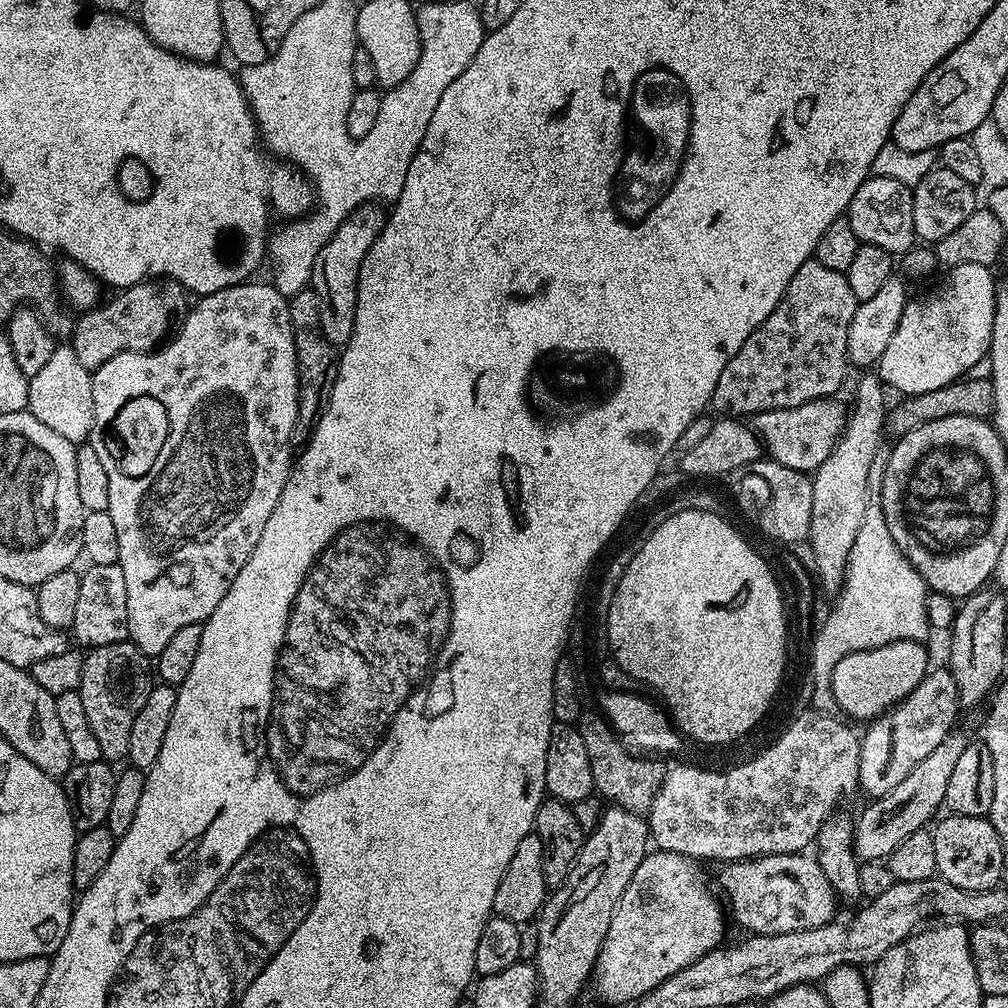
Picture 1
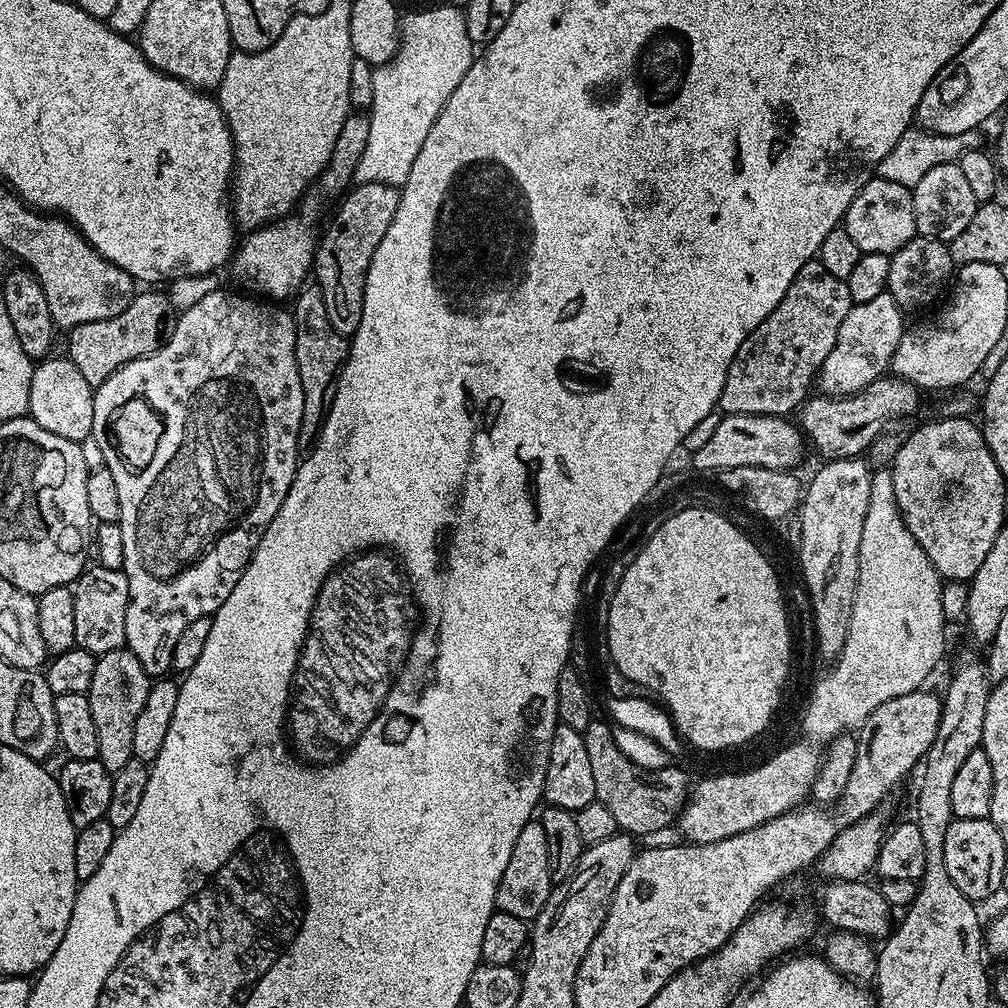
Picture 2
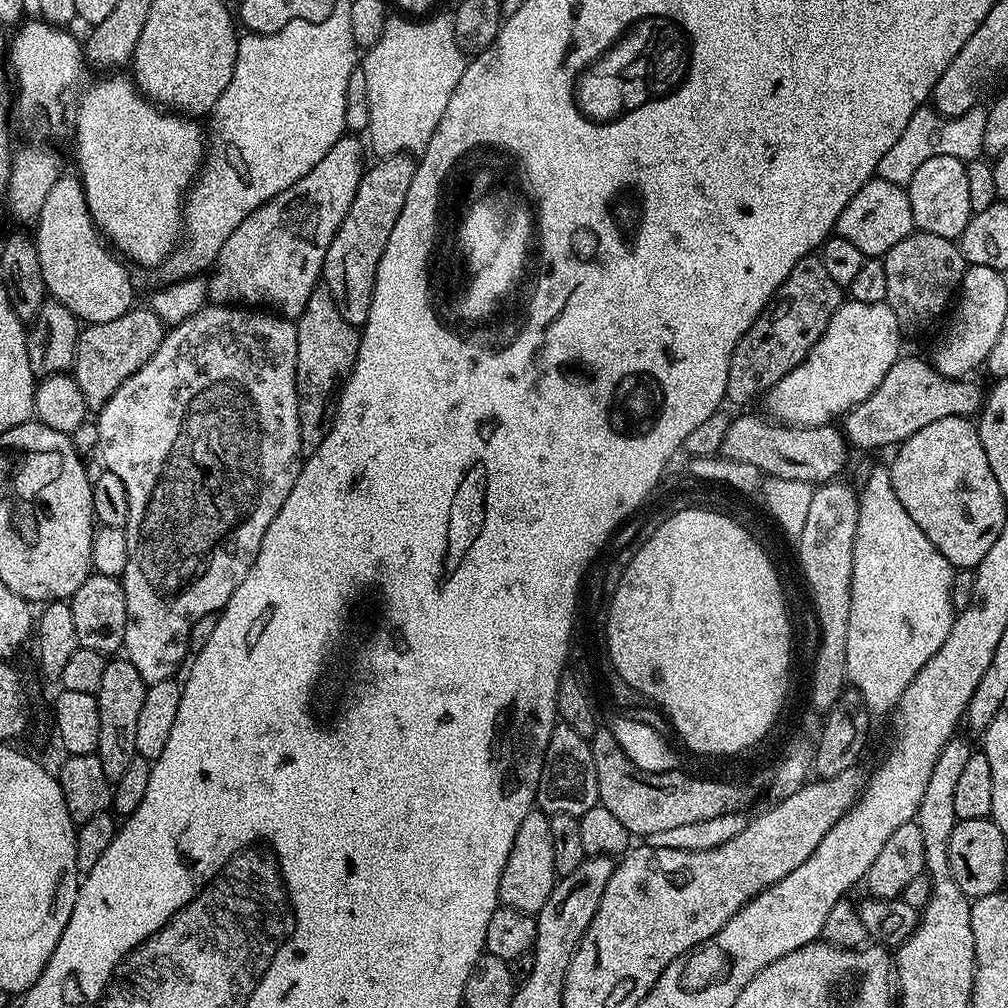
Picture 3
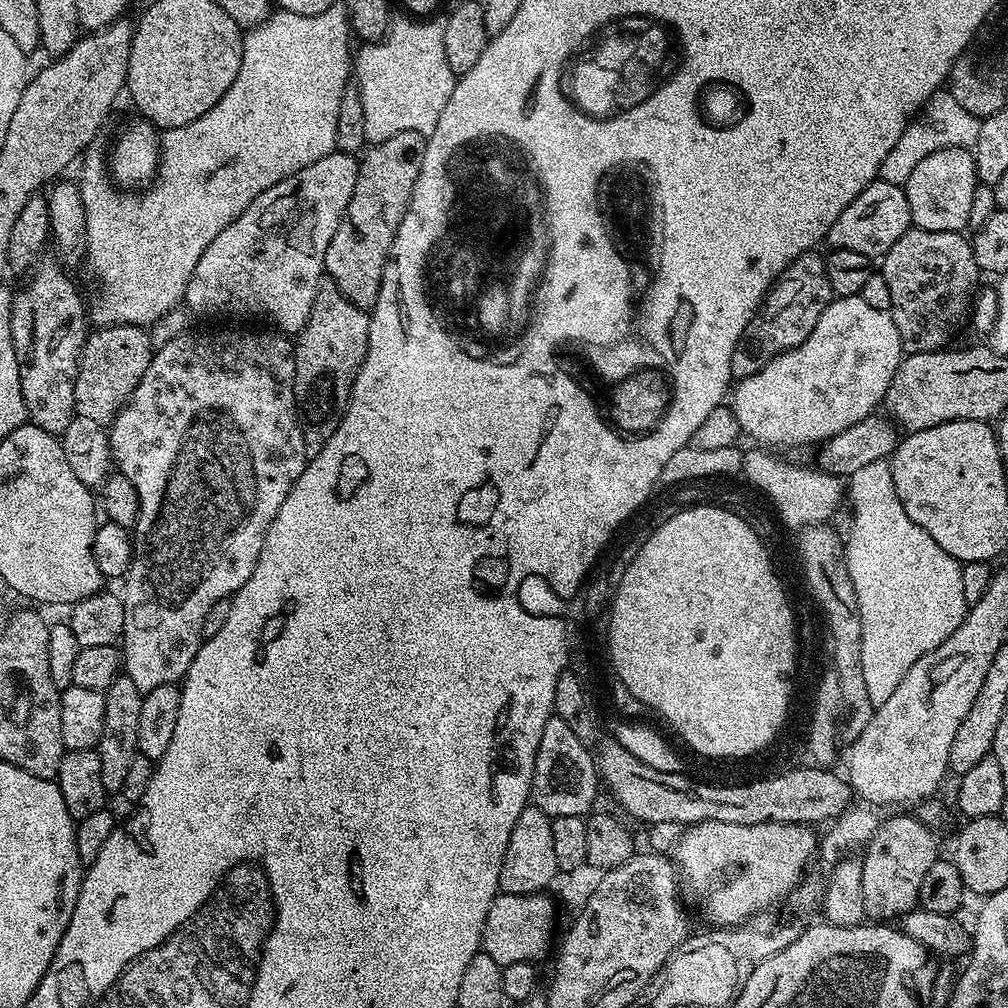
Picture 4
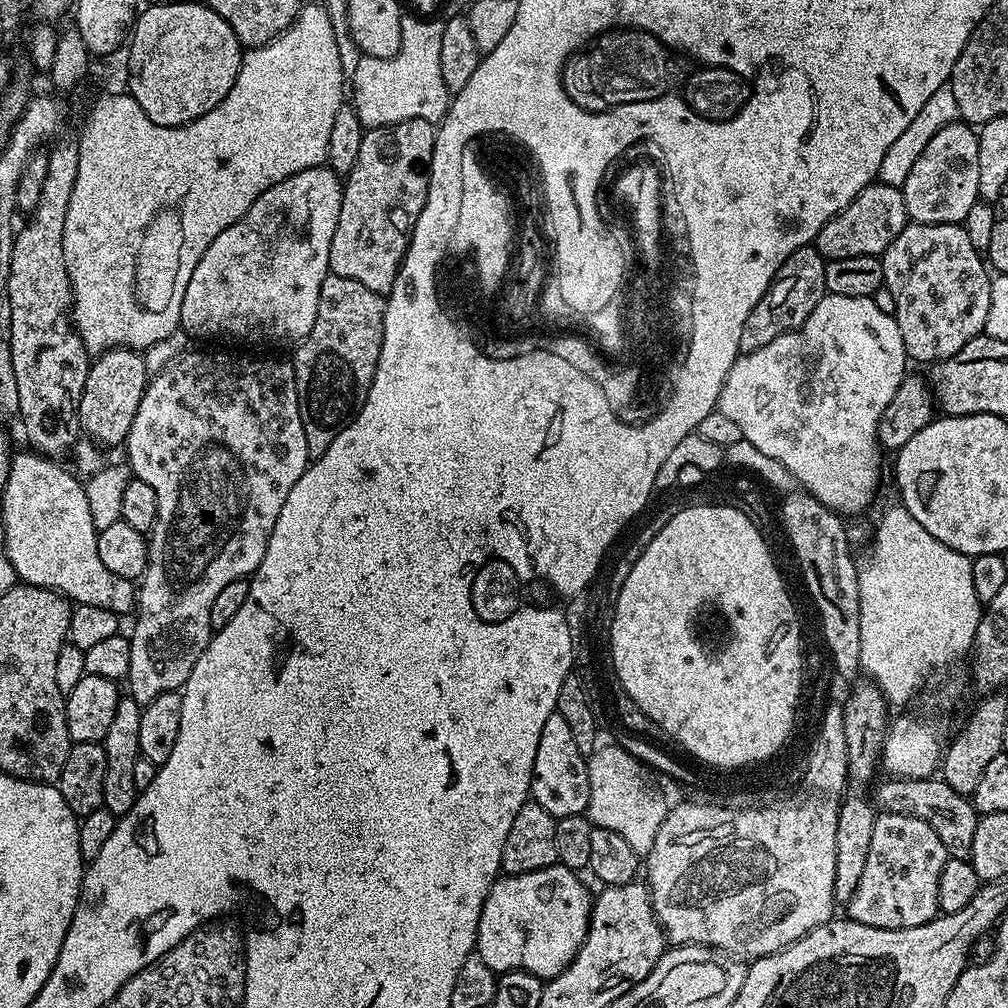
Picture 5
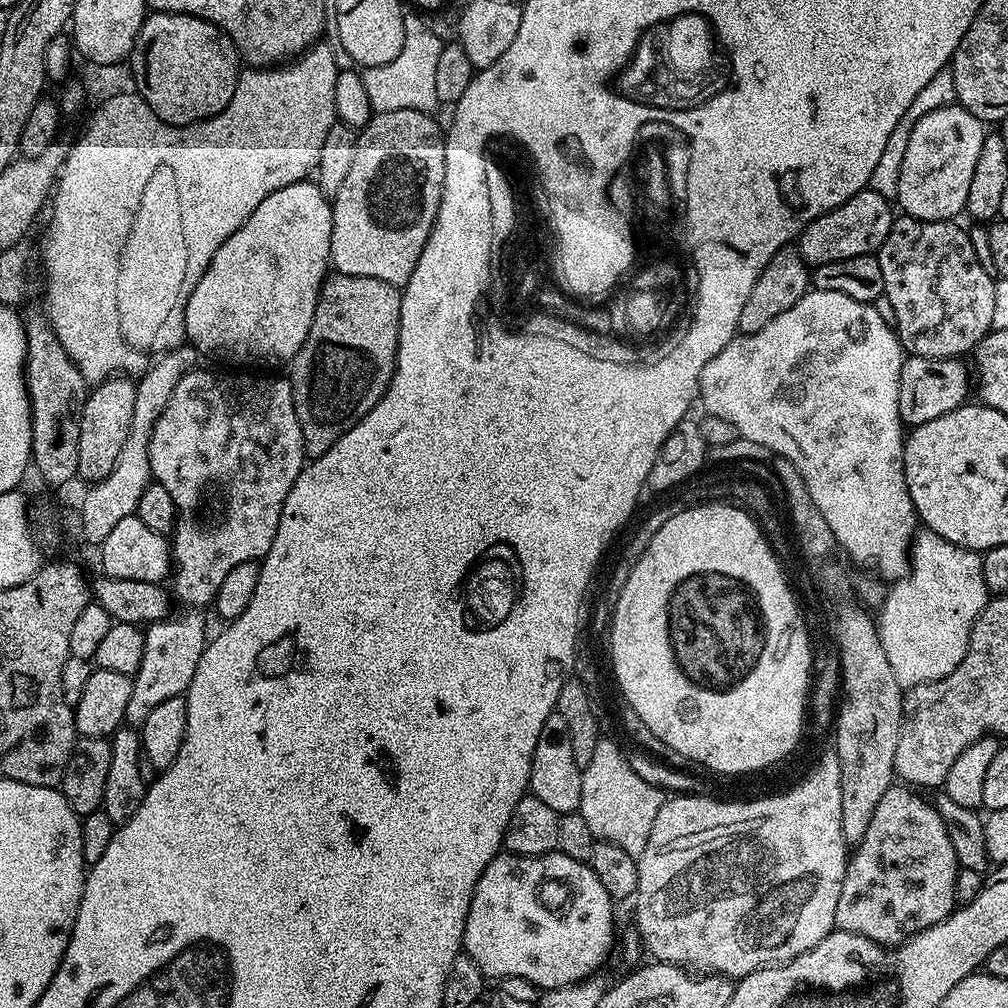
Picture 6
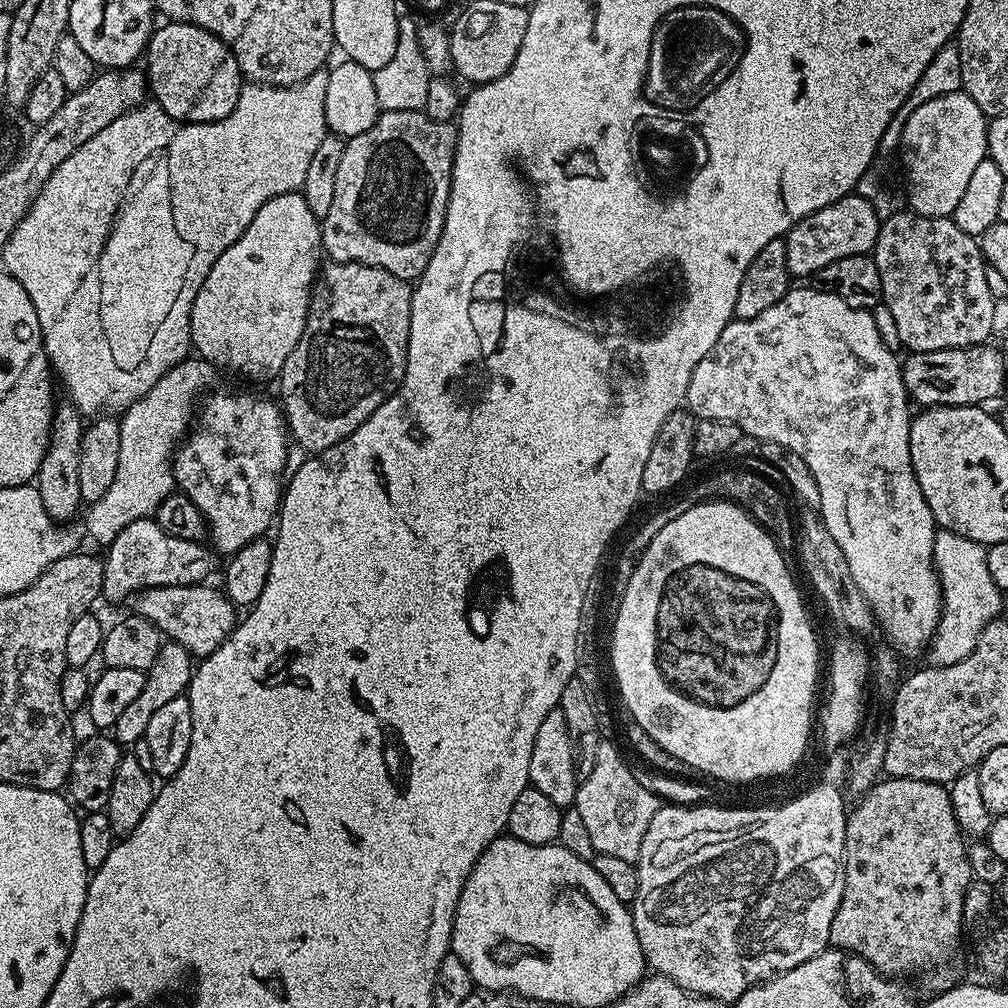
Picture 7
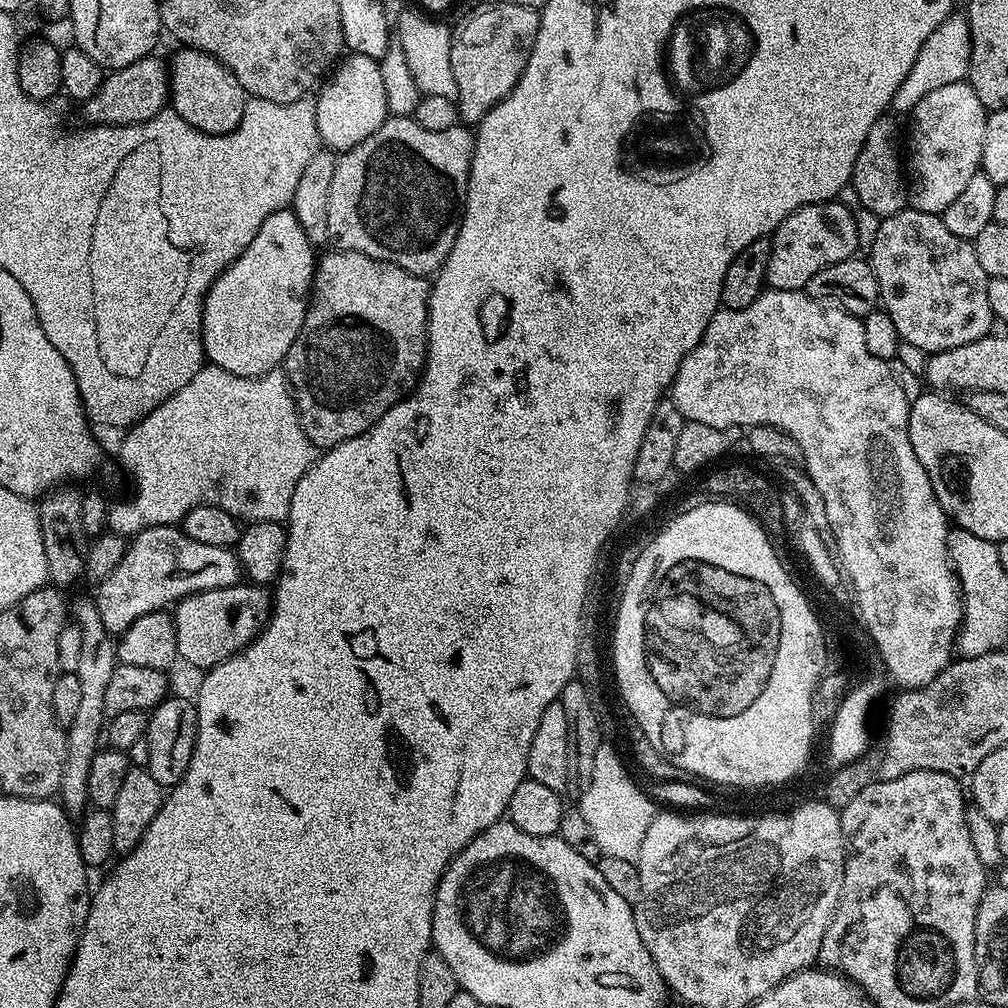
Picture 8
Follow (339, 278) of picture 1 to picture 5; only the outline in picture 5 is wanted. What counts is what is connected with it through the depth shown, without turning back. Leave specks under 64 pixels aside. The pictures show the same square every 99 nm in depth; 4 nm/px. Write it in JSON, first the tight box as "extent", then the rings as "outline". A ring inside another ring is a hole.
{"extent":[330,118,437,294],"outline":[[[414,118],[385,128],[369,128],[358,162],[343,181],[342,210],[330,242],[331,275],[362,282],[366,290],[386,294],[394,286],[418,214],[428,197],[428,167],[437,125]]]}

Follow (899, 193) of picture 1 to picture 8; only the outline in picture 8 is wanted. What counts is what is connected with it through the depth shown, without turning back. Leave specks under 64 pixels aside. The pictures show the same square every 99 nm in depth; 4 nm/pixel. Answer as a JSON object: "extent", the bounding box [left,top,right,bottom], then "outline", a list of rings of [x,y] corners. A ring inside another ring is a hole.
{"extent":[766,202,860,292],"outline":[[[841,202],[804,204],[778,225],[770,239],[770,262],[766,266],[766,284],[769,289],[799,292],[807,289],[810,278],[834,262],[851,260],[857,255],[860,228],[852,212]]]}

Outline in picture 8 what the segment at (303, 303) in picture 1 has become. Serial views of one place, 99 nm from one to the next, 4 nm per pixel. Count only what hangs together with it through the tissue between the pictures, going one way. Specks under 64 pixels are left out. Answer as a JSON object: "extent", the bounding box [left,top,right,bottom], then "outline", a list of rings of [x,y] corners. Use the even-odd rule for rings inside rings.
{"extent":[282,251,429,450],"outline":[[[331,251],[324,257],[322,255],[319,257],[312,277],[312,290],[304,325],[294,346],[290,346],[282,365],[282,371],[287,376],[289,384],[292,385],[292,395],[296,398],[296,409],[300,411],[302,430],[306,434],[306,438],[310,438],[310,442],[320,450],[338,446],[342,442],[372,429],[378,422],[378,418],[382,418],[382,414],[386,414],[386,410],[393,408],[399,400],[405,399],[415,389],[424,370],[424,357],[428,354],[429,281],[423,276],[410,274],[410,270],[402,270],[402,266],[391,264],[388,260],[370,258],[366,254],[357,252]]]}

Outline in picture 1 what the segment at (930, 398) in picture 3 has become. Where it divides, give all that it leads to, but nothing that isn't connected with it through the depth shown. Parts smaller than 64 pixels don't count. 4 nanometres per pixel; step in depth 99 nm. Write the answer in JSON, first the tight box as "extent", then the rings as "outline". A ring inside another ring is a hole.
{"extent":[750,398,846,474],"outline":[[[829,398],[827,400],[806,402],[802,406],[787,408],[786,410],[757,412],[755,416],[751,417],[750,427],[759,436],[763,451],[771,459],[776,460],[782,466],[790,466],[790,470],[812,474],[815,473],[817,468],[822,466],[822,462],[826,462],[826,458],[830,458],[834,446],[840,440],[840,435],[844,433],[846,408],[844,412],[843,406],[838,401],[839,399]]]}

